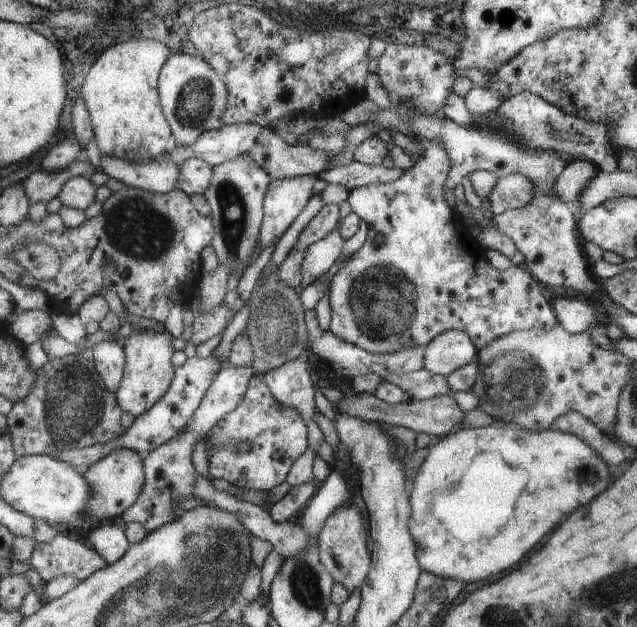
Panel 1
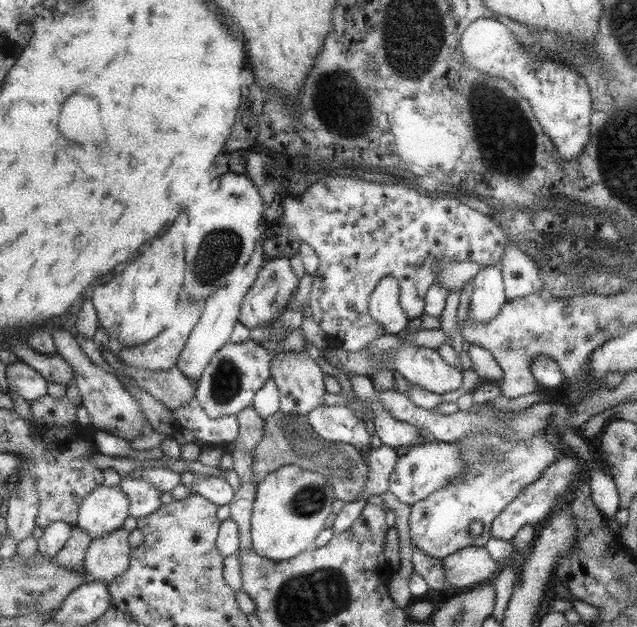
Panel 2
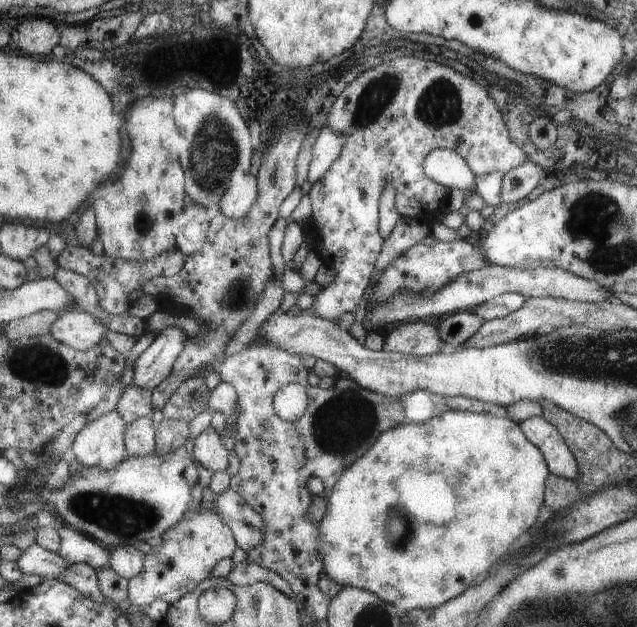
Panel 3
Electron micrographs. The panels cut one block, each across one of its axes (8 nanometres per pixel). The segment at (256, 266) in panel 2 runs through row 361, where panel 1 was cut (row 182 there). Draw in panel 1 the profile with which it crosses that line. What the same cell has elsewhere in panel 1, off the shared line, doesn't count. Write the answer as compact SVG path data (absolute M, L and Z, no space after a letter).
M191 158L180 164L180 176L176 188L187 193L203 194L210 186L212 178L212 167L199 158Z

